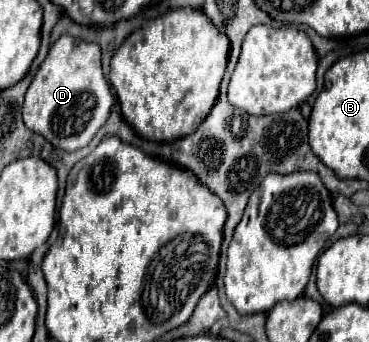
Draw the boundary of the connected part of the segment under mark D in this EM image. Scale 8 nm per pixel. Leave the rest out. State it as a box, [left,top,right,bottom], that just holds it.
[23,35,113,151]

